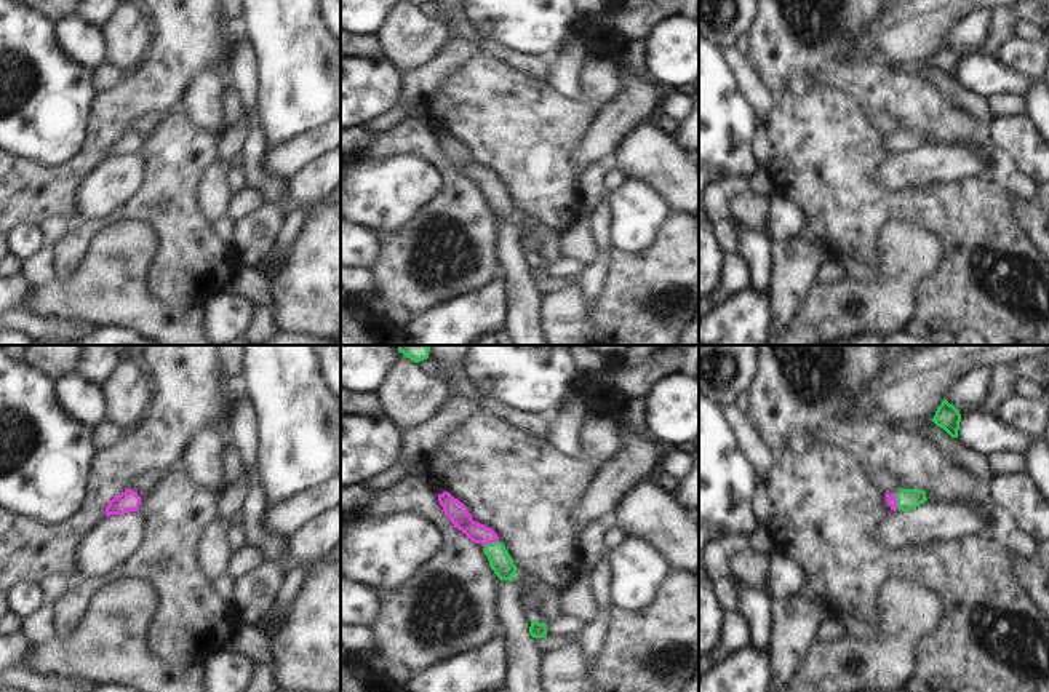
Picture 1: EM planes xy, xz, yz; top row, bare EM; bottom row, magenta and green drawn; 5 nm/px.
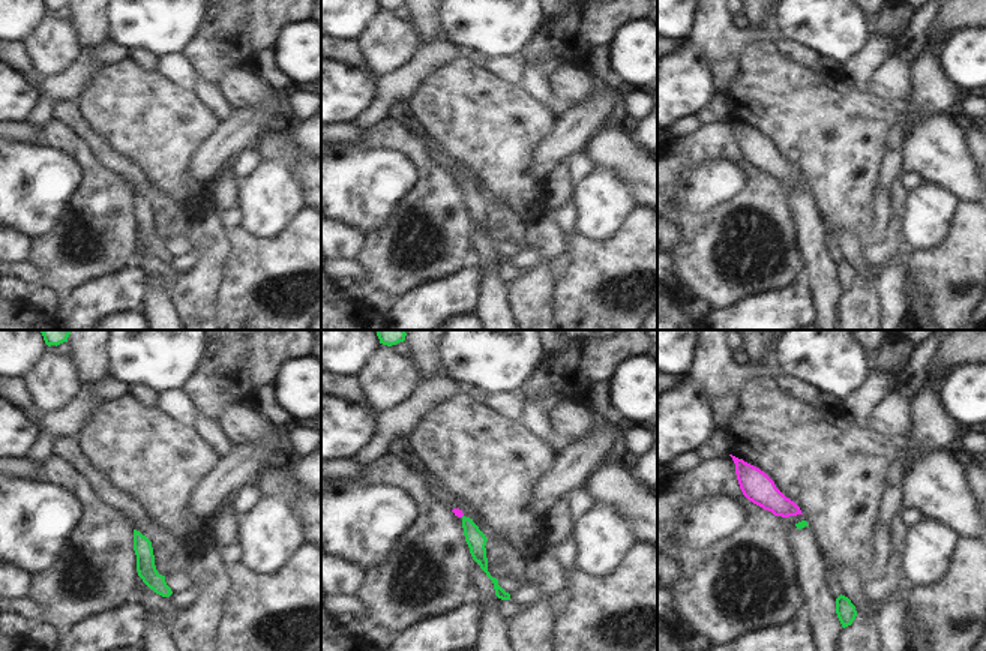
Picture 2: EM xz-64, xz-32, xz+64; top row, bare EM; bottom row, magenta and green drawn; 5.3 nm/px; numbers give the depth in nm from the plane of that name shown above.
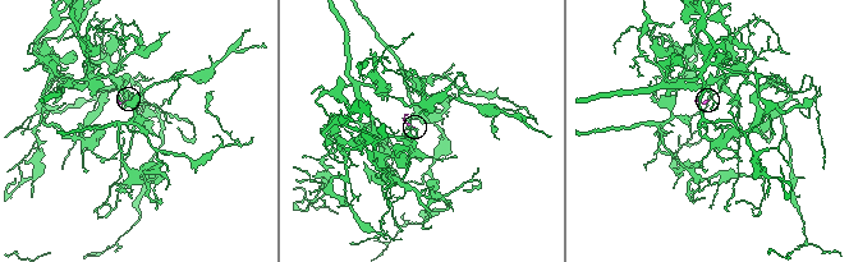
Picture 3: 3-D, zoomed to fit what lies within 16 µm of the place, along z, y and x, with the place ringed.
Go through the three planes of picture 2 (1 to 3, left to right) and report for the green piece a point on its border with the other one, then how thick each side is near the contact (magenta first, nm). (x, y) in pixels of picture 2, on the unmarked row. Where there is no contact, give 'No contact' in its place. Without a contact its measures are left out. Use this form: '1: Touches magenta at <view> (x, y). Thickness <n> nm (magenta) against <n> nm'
1: No contact
2: No contact
3: No contact.

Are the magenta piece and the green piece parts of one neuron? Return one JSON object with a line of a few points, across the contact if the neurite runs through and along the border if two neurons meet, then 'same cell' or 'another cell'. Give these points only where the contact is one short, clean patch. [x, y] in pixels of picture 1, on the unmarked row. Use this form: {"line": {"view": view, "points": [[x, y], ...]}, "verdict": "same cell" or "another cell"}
{"line": {"view": "xz", "points": [[454, 152], [490, 184], [499, 202]]}, "verdict": "same cell"}

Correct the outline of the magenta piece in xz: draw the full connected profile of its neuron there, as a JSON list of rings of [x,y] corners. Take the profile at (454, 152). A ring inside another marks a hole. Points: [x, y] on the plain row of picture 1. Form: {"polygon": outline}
{"polygon": [[[449,134],[438,136],[438,144],[454,169],[462,173],[472,184],[485,189],[483,193],[488,198],[494,216],[501,222],[513,224],[513,217],[518,211],[497,176],[491,169],[473,163],[467,153],[467,149],[454,141]]]}

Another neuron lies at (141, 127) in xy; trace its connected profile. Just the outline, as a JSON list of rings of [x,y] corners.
[[[147,112],[128,121],[126,131],[131,131],[139,139],[144,139],[163,118],[165,118],[165,112]]]

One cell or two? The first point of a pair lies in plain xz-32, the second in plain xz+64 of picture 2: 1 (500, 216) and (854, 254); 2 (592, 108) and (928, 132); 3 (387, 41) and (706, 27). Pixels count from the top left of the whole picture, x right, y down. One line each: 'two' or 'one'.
1: one
2: two
3: one

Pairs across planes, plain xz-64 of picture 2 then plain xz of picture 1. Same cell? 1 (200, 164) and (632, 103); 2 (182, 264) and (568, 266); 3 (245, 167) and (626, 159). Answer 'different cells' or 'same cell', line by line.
1: same cell
2: same cell
3: different cells

